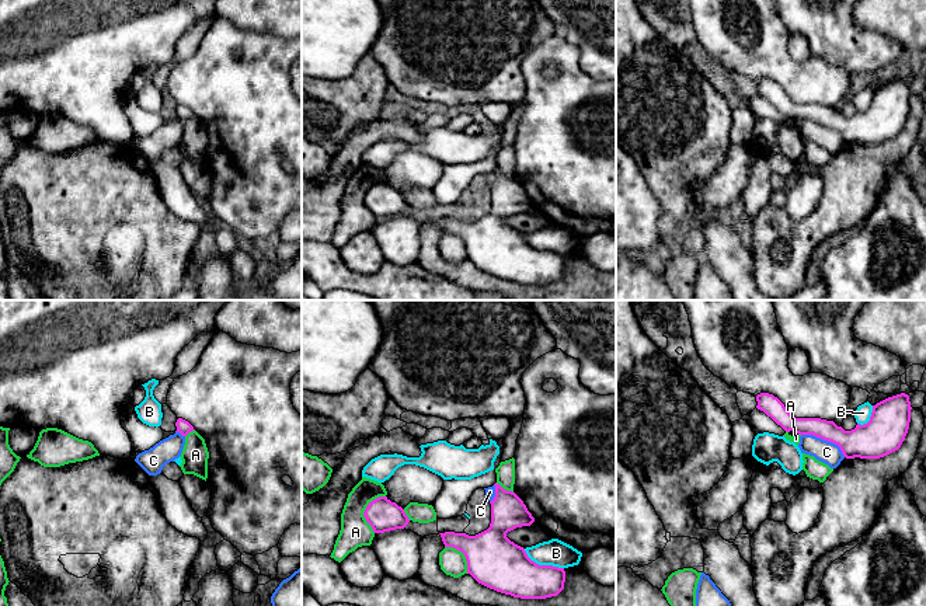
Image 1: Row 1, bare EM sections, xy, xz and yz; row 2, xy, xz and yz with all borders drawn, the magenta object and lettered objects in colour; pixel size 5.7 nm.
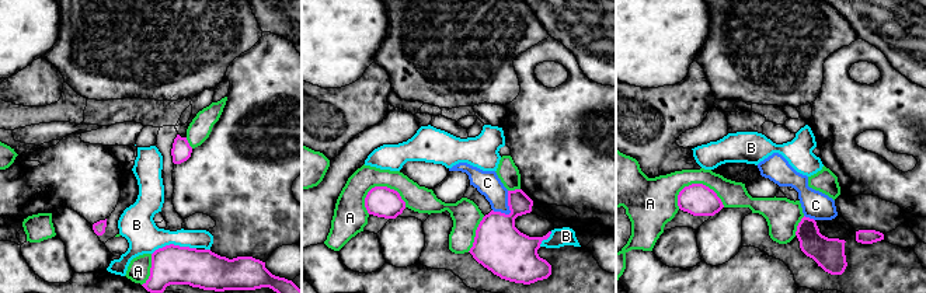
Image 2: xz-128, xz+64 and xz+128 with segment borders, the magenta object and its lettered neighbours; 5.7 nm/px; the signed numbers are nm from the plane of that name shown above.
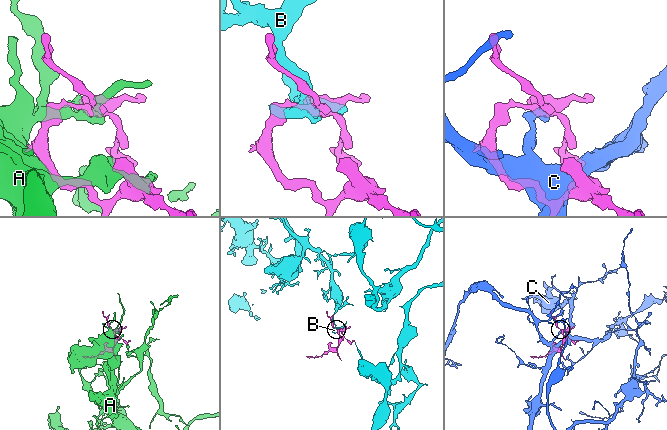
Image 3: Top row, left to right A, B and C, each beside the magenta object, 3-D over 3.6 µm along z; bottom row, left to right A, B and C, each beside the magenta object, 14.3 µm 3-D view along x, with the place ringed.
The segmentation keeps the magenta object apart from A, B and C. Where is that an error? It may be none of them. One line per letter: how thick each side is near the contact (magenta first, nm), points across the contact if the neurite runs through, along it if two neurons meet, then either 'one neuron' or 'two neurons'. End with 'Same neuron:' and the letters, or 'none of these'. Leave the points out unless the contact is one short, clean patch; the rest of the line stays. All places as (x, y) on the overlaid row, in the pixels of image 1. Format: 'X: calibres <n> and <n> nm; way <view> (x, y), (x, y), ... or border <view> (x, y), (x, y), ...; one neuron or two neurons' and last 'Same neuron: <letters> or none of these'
A: calibres 190 and 180 nm; two neurons
B: calibres 300 and 150 nm; two neurons
C: calibres 200 and 130 nm; two neurons
Same neuron: none of these

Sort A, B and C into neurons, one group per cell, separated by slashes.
A / B / C

